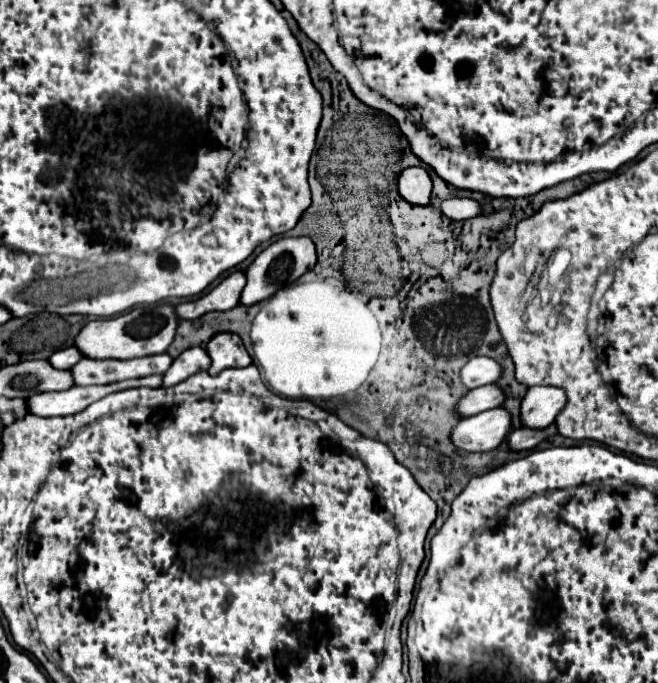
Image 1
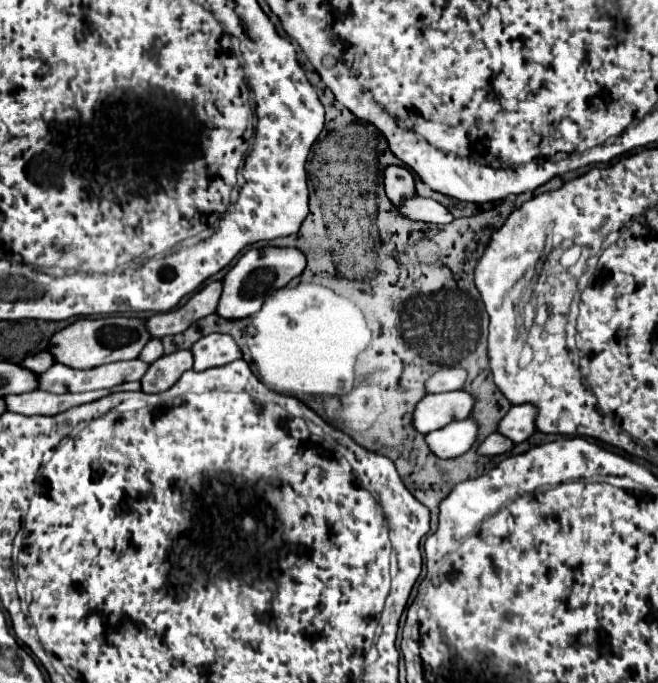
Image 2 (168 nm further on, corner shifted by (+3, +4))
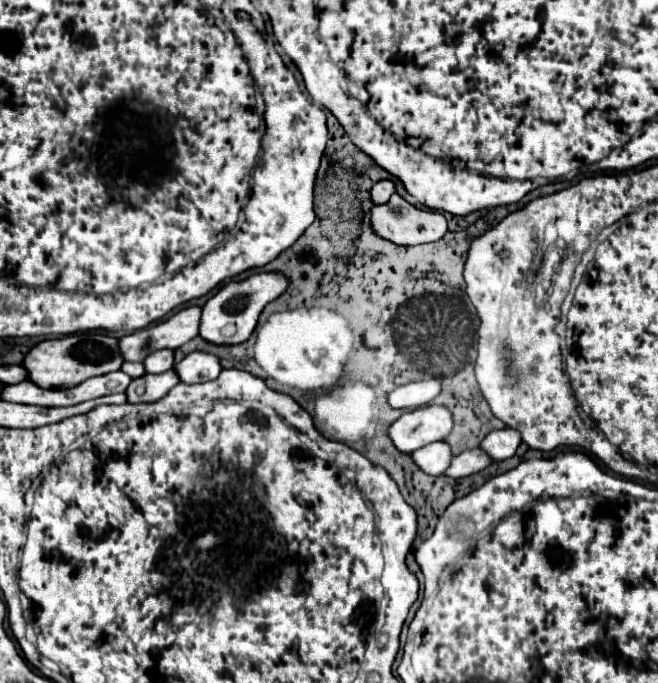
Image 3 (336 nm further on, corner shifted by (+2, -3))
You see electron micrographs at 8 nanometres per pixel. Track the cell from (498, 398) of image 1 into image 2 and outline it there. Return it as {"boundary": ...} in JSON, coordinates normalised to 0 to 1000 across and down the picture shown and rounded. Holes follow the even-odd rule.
{"boundary":[[[704,570],[649,578],[631,599],[628,622],[637,634],[652,634],[676,625],[688,613],[707,613],[722,596],[722,581]]]}

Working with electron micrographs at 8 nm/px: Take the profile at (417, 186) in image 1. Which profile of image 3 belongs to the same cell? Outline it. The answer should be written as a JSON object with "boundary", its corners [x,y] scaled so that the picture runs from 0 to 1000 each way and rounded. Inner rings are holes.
{"boundary":[[[578,264],[562,278],[562,290],[568,299],[587,299],[596,284],[599,284],[599,269],[593,264]]]}

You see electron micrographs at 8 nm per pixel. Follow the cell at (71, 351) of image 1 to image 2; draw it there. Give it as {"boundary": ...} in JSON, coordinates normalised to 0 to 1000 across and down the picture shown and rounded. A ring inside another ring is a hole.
{"boundary":[[[65,514],[65,517],[56,517],[56,520],[41,523],[32,534],[35,534],[35,537],[44,537],[47,543],[65,546],[65,543],[71,543],[81,531],[84,531],[84,523],[81,523],[74,514]]]}

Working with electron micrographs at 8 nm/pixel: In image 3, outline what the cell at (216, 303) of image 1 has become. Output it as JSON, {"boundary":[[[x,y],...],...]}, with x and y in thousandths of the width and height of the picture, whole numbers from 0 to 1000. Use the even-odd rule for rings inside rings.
{"boundary":[[[289,448],[243,474],[185,492],[179,498],[179,510],[188,530],[219,530],[219,524],[237,512],[274,510],[301,489],[304,460],[307,454],[301,448]]]}

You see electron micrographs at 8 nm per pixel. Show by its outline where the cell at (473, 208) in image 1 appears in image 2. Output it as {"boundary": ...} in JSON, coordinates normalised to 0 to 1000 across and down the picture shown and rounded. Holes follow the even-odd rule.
{"boundary":[[[628,288],[612,294],[603,303],[616,318],[631,321],[631,324],[646,324],[646,327],[664,327],[664,329],[676,329],[688,324],[685,309],[664,297],[661,291],[643,291],[643,288]]]}

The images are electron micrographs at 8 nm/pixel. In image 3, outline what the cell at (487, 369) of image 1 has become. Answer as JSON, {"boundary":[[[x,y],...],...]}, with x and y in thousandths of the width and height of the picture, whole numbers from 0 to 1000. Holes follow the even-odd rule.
{"boundary":[[[638,556],[638,559],[611,562],[611,565],[599,568],[590,577],[590,592],[602,600],[638,597],[638,594],[647,594],[666,577],[669,577],[669,559],[666,556]]]}

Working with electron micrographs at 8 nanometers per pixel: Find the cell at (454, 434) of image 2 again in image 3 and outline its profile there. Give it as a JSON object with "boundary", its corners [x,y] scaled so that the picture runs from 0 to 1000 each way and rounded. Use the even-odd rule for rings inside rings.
{"boundary":[[[660,647],[660,650],[650,650],[632,662],[623,665],[629,679],[653,694],[653,697],[669,697],[675,694],[678,682],[684,679],[687,673],[687,665],[684,665],[684,653],[678,653],[678,647]]]}

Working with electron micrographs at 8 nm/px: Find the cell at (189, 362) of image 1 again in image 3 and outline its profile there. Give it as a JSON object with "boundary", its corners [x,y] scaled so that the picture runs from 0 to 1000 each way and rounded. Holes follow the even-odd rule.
{"boundary":[[[261,542],[246,548],[219,548],[198,559],[198,565],[191,568],[191,583],[198,592],[237,589],[252,580],[264,562],[271,562],[271,551]]]}

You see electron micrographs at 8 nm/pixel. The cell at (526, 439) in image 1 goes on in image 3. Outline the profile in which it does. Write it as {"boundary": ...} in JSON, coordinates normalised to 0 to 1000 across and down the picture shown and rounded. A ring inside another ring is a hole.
{"boundary":[[[720,656],[720,659],[690,668],[675,694],[684,700],[705,700],[705,697],[736,688],[742,679],[745,679],[745,671],[739,671],[739,665],[733,665],[733,659]]]}

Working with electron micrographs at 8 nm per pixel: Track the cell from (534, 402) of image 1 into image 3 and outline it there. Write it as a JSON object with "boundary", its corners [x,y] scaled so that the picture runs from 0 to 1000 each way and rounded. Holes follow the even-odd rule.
{"boundary":[[[766,627],[766,630],[751,630],[745,633],[733,647],[729,647],[729,659],[736,665],[742,665],[742,671],[748,676],[763,676],[775,668],[781,668],[784,656],[790,653],[790,635],[784,630]]]}

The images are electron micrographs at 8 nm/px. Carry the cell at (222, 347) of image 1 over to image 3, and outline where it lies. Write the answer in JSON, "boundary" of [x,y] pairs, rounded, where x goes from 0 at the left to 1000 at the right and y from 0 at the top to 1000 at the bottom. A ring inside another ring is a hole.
{"boundary":[[[292,515],[277,530],[264,533],[264,545],[271,548],[274,559],[283,562],[307,562],[316,556],[325,556],[334,548],[337,536],[331,524],[313,515]]]}

